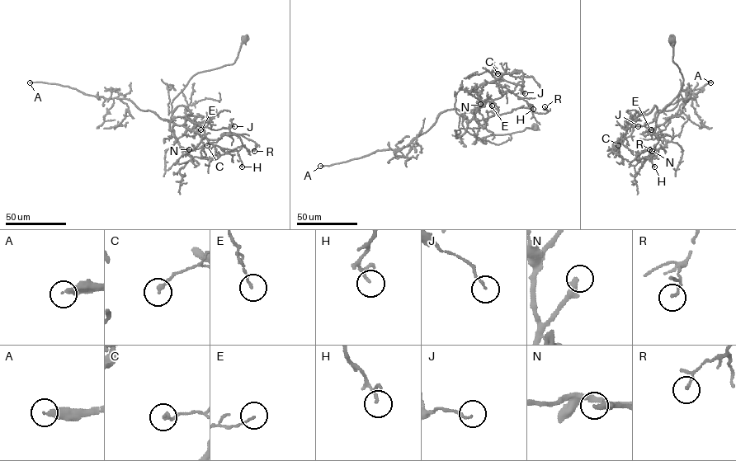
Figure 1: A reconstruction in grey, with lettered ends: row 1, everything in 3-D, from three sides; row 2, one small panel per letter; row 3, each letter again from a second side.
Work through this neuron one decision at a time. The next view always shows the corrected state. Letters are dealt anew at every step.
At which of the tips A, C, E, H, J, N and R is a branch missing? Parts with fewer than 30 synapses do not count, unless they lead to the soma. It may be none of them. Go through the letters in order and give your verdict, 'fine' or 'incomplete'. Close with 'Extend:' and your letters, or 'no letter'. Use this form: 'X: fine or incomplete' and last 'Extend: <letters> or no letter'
A: incomplete
C: fine
E: fine
H: fine
J: fine
N: incomplete
R: fine
Extend: A, N

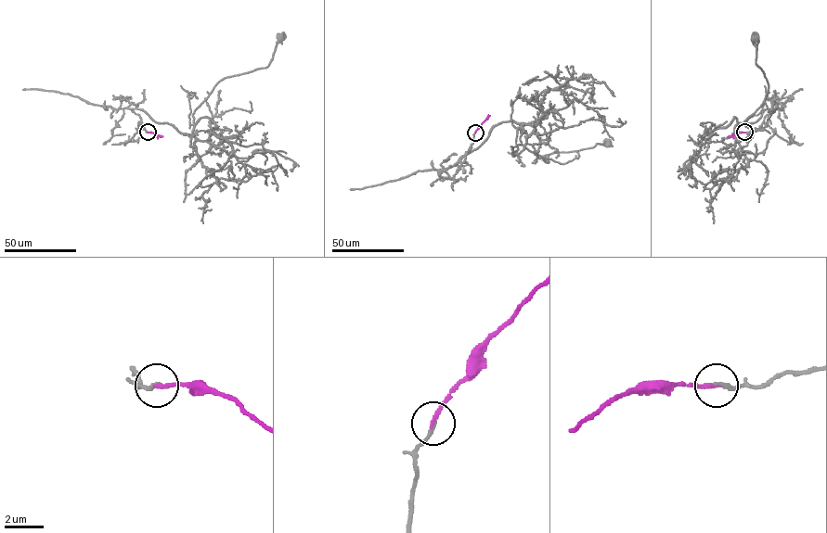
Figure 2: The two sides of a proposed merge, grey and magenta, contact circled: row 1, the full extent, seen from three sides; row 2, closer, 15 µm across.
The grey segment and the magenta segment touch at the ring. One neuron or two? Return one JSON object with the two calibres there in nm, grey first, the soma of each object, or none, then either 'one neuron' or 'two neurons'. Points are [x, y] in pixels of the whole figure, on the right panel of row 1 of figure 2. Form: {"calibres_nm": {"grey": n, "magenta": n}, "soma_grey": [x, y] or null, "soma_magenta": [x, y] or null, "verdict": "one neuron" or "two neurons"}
{"calibres_nm": {"grey": 150, "magenta": 220}, "soma_grey": [754, 38], "soma_magenta": null, "verdict": "one neuron"}

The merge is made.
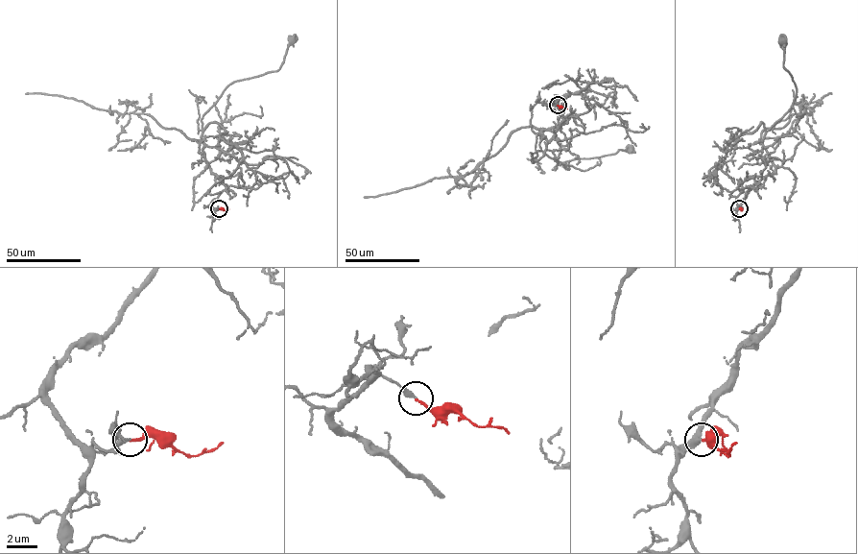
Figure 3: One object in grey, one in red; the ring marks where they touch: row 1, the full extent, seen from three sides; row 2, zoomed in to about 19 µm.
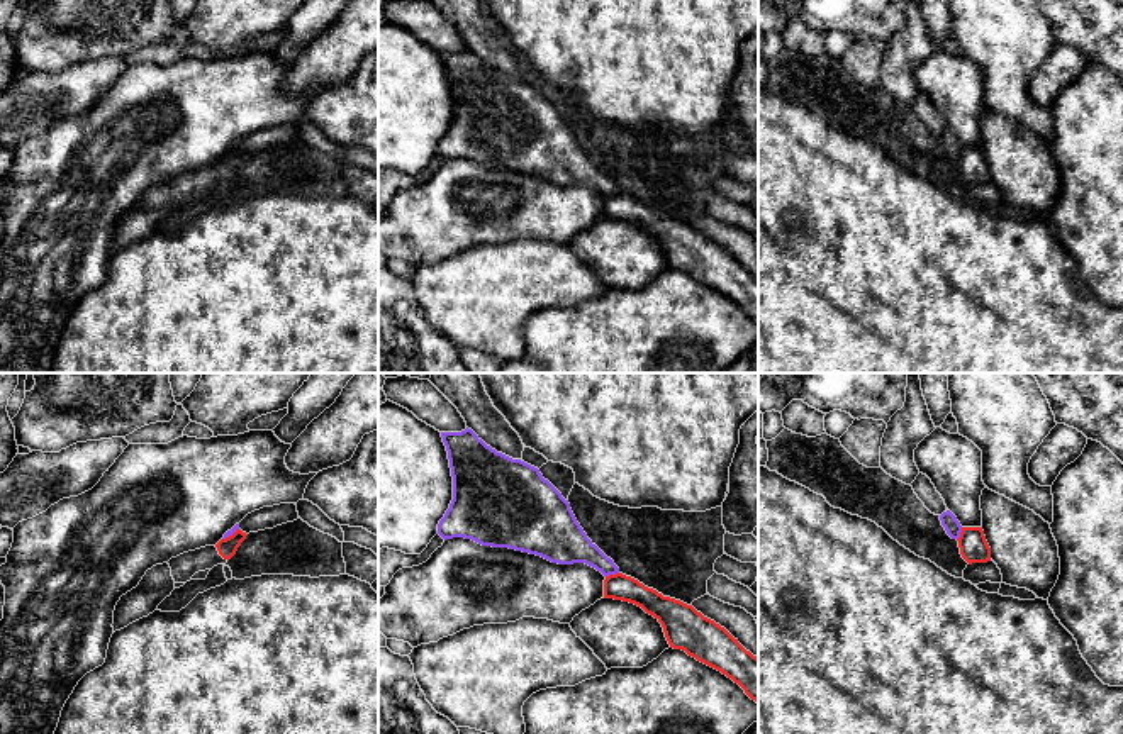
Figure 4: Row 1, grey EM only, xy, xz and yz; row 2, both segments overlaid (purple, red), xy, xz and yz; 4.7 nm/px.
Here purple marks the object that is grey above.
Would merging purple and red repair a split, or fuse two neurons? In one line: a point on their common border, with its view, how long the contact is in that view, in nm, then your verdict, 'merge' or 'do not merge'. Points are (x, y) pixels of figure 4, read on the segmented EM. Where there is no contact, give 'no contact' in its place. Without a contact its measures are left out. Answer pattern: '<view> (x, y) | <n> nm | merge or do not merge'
xz (611, 573) | 70 nm | do not merge

